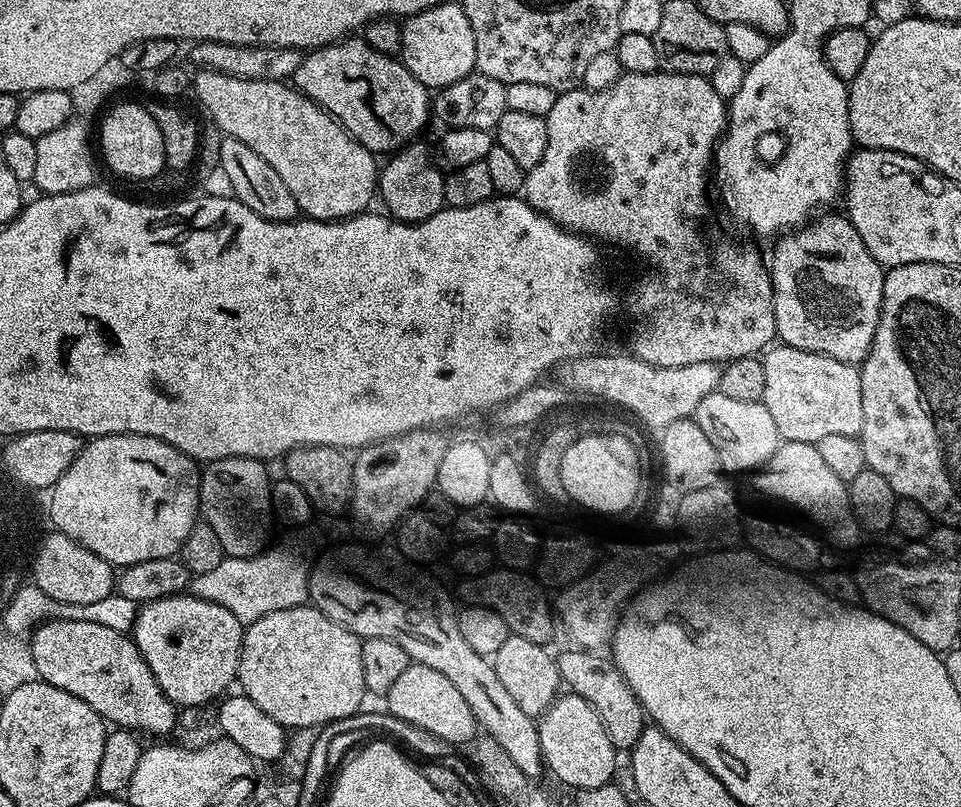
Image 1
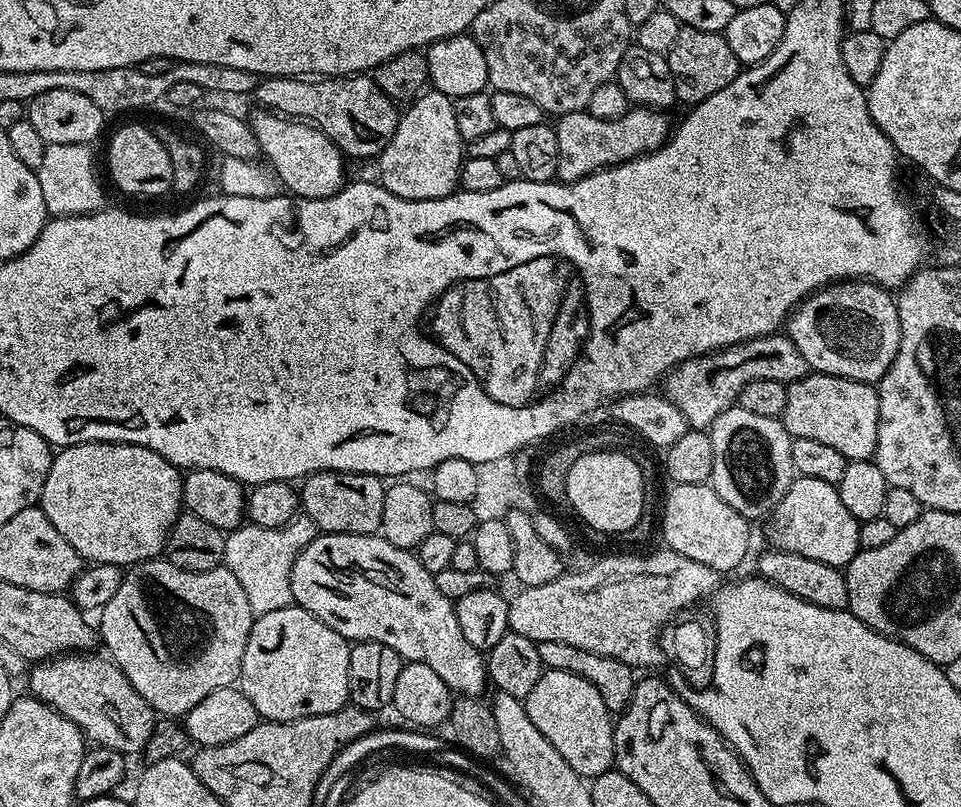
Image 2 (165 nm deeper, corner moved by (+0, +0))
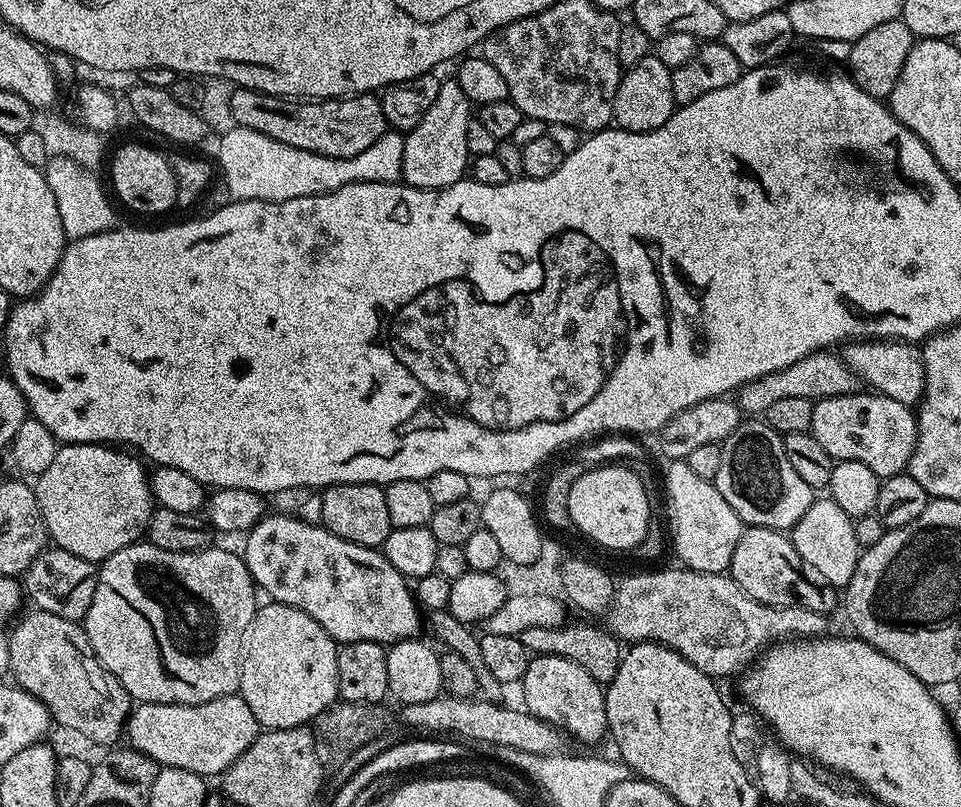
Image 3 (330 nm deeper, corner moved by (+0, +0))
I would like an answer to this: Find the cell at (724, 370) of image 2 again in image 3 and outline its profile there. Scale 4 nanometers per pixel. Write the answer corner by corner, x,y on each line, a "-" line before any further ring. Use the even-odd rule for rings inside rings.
821,350
814,354
806,354
806,358
798,358
794,366
778,370
774,374
766,374
754,382
744,384
735,393
734,401
744,414
763,414
773,402
782,398
806,398
818,401
822,398
838,398
851,392
861,391
862,381
854,375
850,366
835,351

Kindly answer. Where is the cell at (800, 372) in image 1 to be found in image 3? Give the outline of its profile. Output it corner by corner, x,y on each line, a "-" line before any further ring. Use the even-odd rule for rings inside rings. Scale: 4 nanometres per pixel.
861,390
815,401
810,431
833,461
862,462
862,466
870,466
882,478
899,476
907,469
916,438
916,412
879,392

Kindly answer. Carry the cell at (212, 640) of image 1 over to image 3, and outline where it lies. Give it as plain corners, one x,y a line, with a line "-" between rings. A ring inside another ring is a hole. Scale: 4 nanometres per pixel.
137,542
118,550
118,554
114,554
99,565
94,602
90,602
90,610
83,618
82,627
90,638
90,646
102,662
102,666
110,674
114,674
114,678
118,678
118,682
128,691
133,701
142,704
201,704
214,698
239,693
242,649
246,643
248,629
252,627
252,619
256,617
258,589
252,582
252,575
243,555
239,551
231,552
228,548
216,547
209,546
197,552
175,552
162,550
147,542

